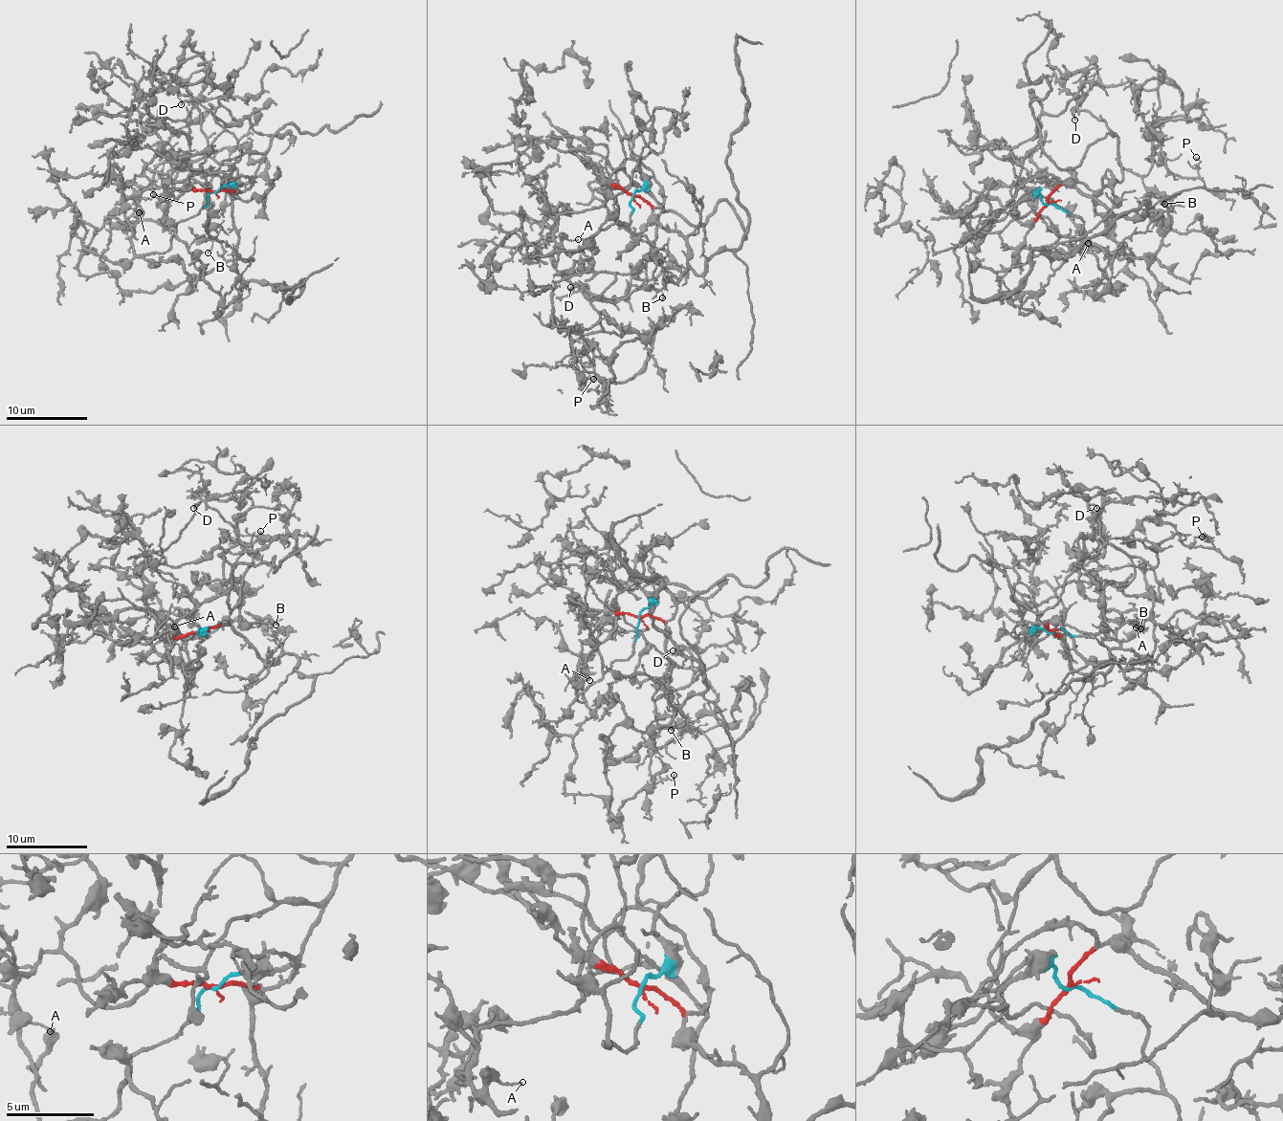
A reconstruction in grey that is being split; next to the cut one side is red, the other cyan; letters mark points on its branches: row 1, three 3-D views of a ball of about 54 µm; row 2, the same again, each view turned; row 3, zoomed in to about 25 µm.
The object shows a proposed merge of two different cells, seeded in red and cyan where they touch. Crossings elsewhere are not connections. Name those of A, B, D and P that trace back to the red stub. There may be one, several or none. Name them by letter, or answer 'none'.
B

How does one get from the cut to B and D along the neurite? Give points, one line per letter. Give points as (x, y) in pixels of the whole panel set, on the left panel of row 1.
B: (214, 192), (232, 192), (235, 262), (232, 268), (233, 262), (226, 259), (222, 244), (213, 240), (208, 253)
D: (214, 192), (165, 252), (135, 253), (136, 176), (167, 201), (263, 157), (239, 183), (181, 105)

